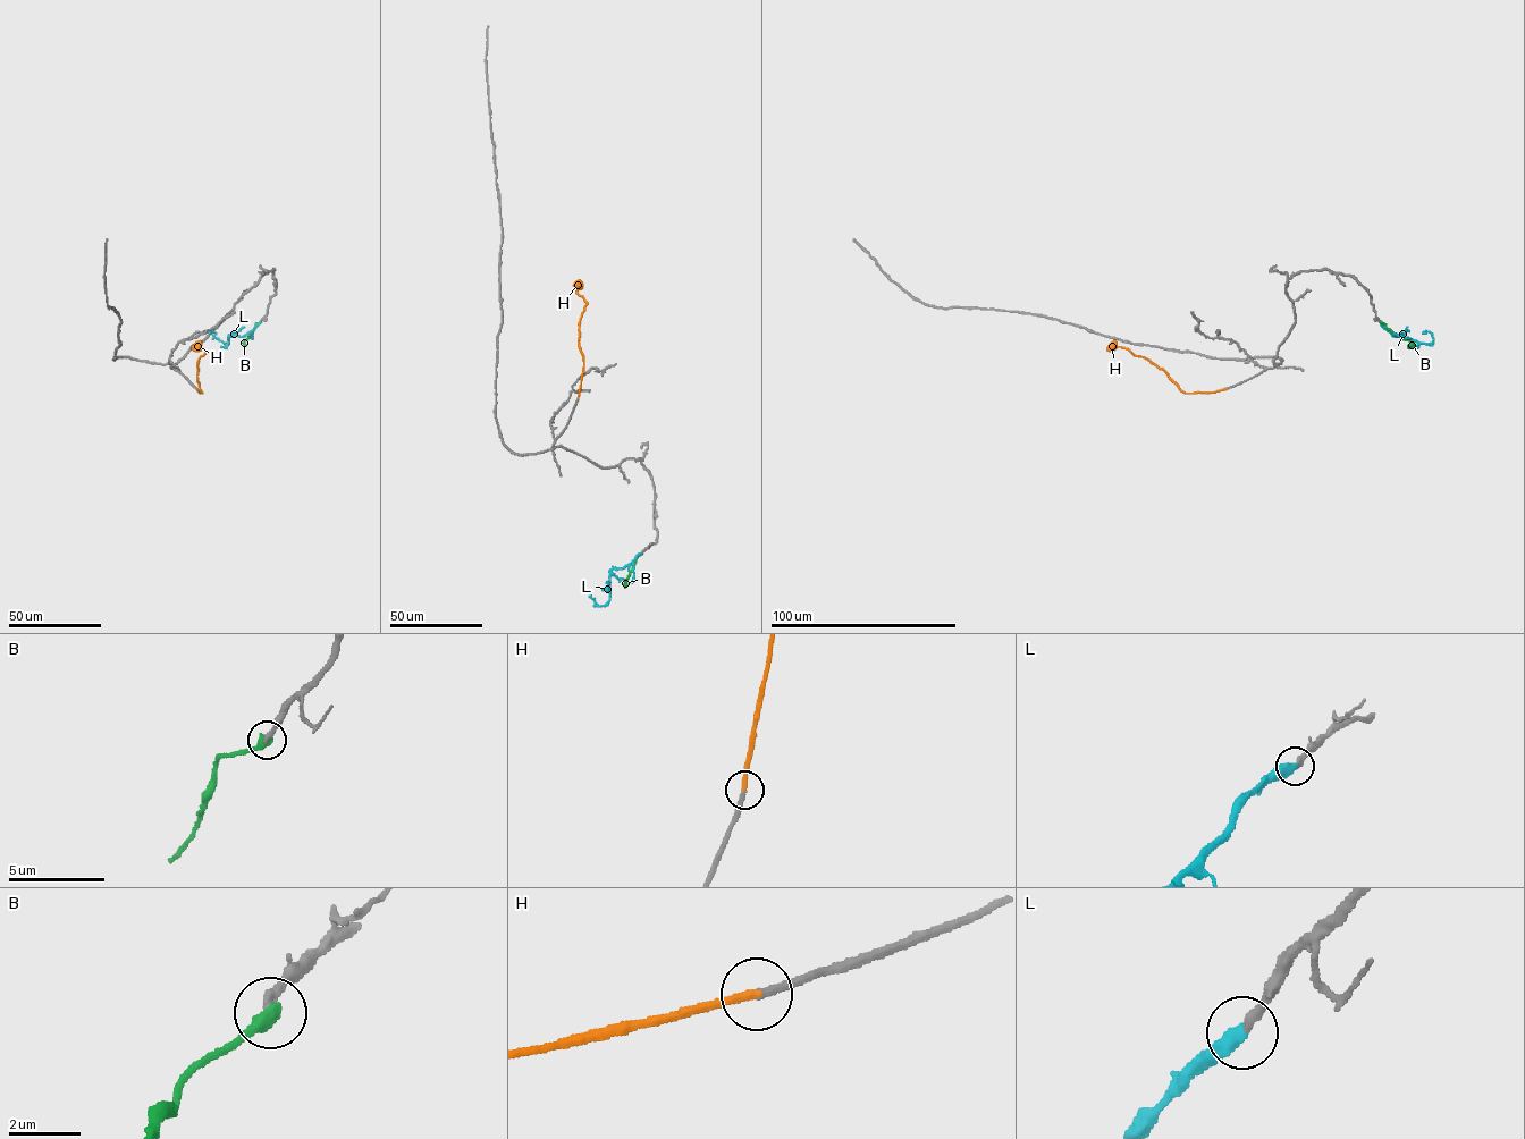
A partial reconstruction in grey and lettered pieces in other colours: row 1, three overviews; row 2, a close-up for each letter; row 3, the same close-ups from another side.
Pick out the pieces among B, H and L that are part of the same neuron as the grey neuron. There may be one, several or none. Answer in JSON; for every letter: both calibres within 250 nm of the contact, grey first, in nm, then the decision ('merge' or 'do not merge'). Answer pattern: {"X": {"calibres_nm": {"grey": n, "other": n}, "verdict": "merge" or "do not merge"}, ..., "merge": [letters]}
{"B": {"calibres_nm": {"grey": 320, "other": 480}, "verdict": "do not merge"}, "H": {"calibres_nm": {"grey": 240, "other": 240}, "verdict": "merge"}, "L": {"calibres_nm": {"grey": 320, "other": 480}, "verdict": "merge"}, "merge": ["H", "L"]}

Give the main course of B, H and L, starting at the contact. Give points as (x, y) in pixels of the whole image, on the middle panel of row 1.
B: (641, 554), (624, 587)
H: (578, 397), (583, 368), (579, 327), (587, 303), (576, 292), (580, 280)
L: (641, 553), (629, 564), (611, 570), (609, 600), (604, 606), (595, 605), (590, 596)

